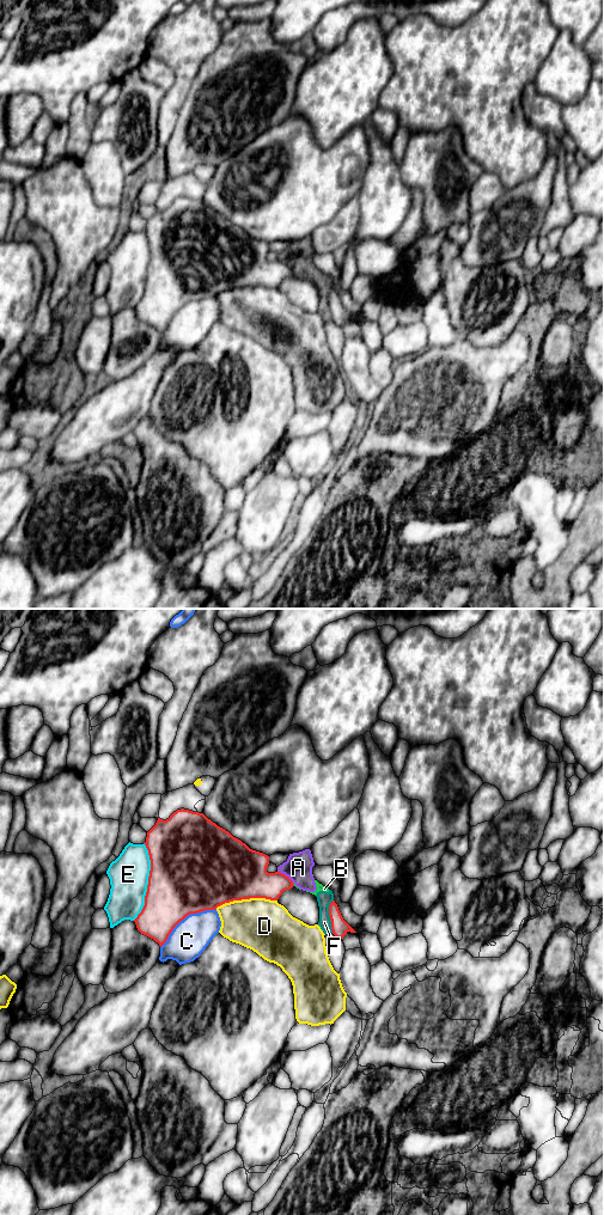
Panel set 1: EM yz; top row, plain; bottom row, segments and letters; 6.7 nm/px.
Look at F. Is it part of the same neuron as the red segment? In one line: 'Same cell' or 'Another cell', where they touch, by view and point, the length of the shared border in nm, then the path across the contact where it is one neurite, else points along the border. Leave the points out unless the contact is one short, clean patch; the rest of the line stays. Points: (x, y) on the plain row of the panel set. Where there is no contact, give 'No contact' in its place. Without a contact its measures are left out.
Another cell. Touches red at yz (329, 303). Shared border 220 nm. Boundary: yz (333, 287), (329, 293), (331, 319)

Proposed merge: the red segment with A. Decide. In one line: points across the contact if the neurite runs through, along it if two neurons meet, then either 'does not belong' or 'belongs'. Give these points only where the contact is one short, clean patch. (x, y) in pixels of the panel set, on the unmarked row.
border along yz (278, 258), (293, 269); does not belong

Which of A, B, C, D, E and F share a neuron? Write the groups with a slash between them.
A B F / C / D / E

